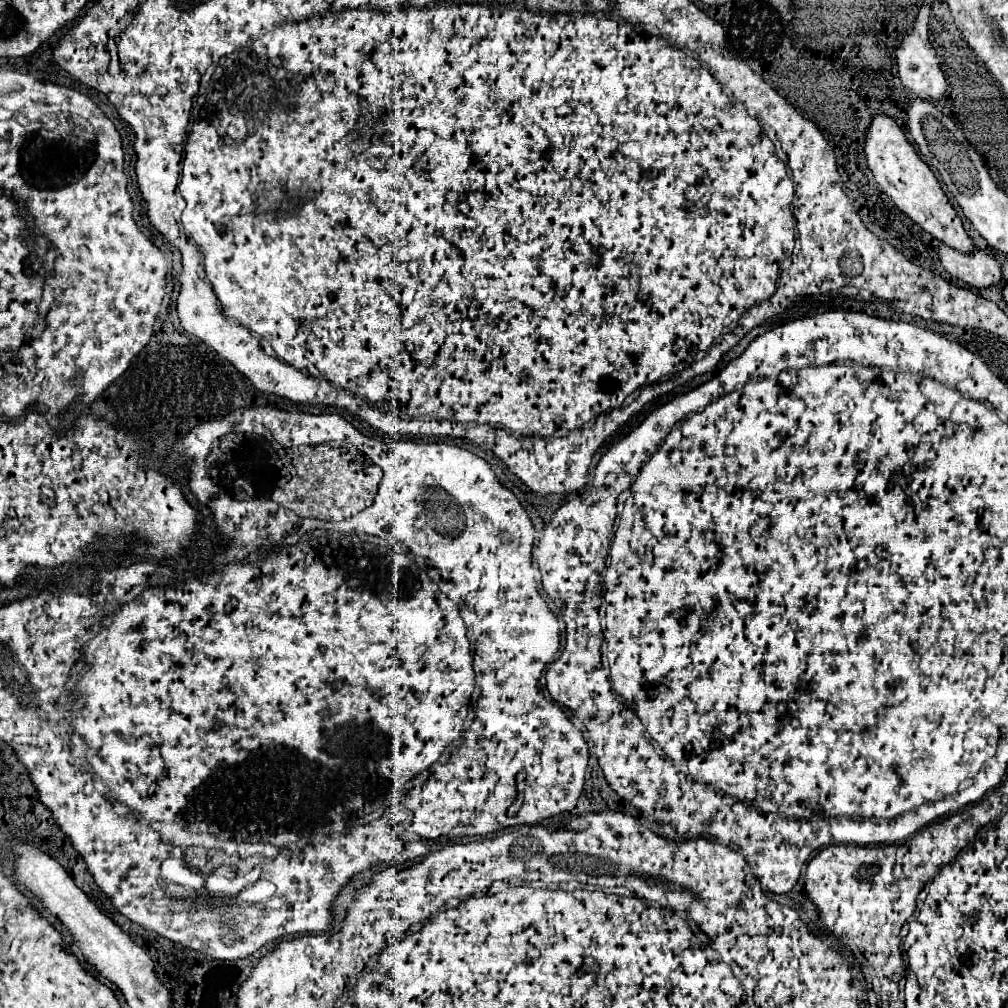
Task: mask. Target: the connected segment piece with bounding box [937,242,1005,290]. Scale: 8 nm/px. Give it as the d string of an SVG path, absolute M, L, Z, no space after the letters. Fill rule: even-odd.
M939 242L937 254L939 254L941 266L951 274L951 278L965 282L965 286L969 288L983 290L983 288L989 288L991 284L1005 284L999 264L981 250L959 252Z

